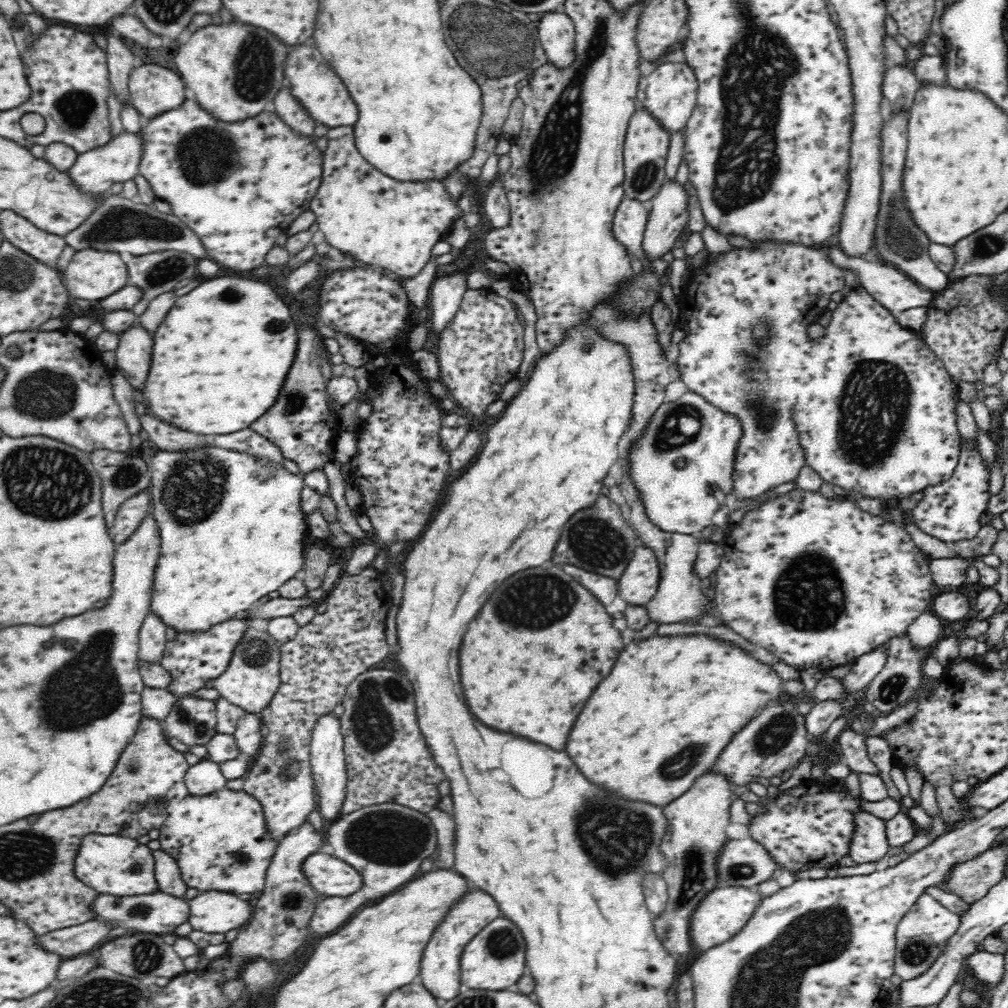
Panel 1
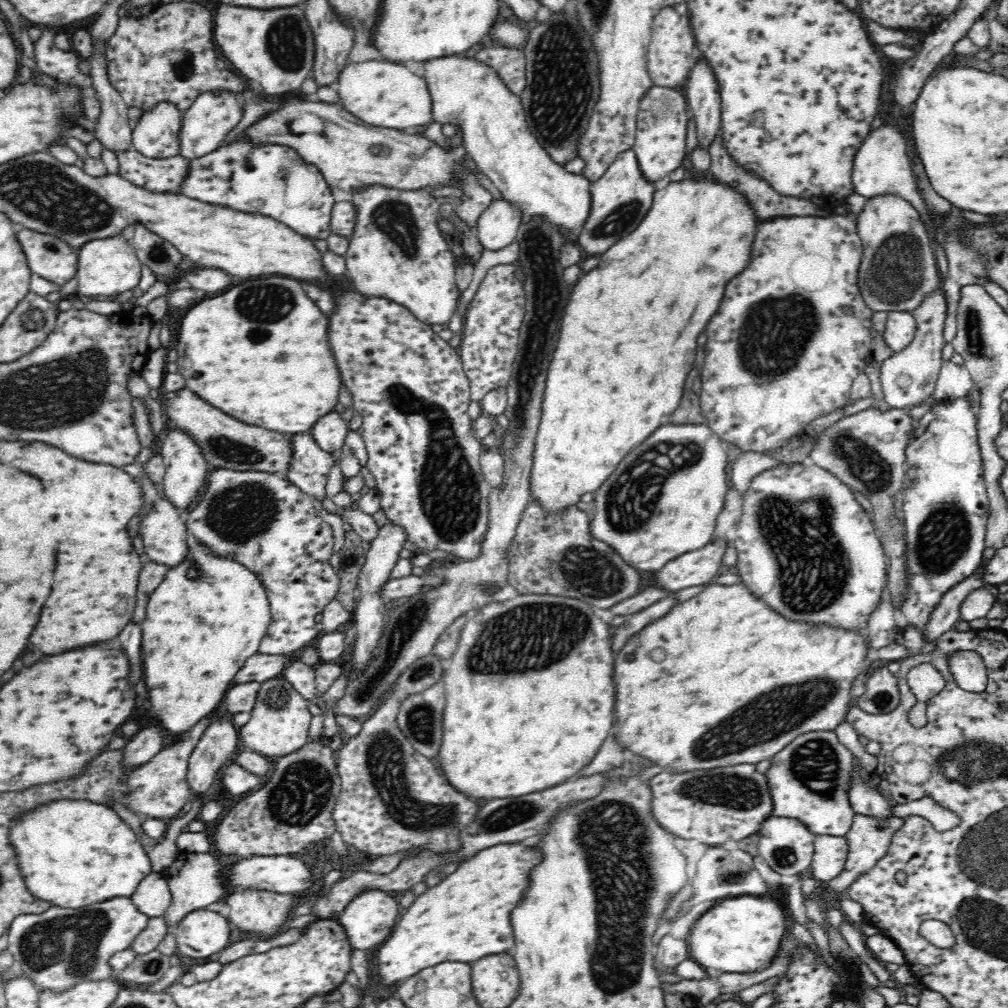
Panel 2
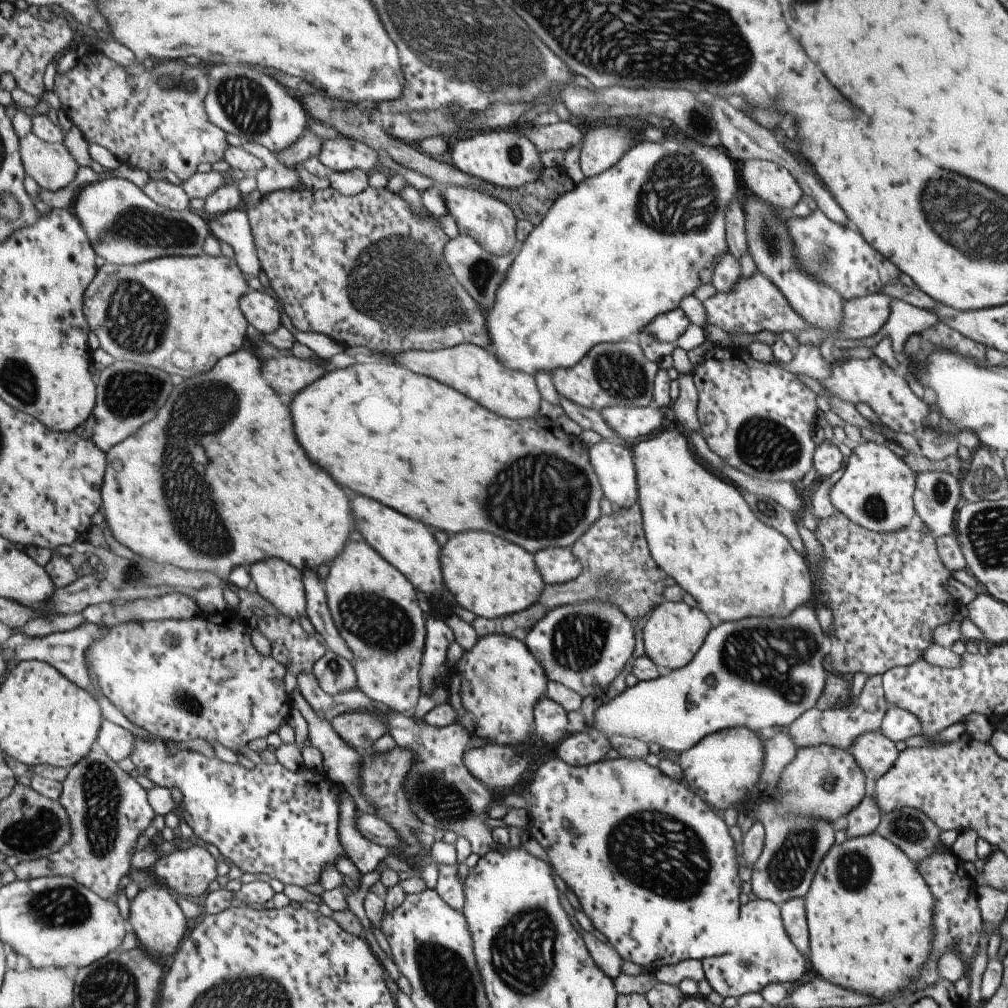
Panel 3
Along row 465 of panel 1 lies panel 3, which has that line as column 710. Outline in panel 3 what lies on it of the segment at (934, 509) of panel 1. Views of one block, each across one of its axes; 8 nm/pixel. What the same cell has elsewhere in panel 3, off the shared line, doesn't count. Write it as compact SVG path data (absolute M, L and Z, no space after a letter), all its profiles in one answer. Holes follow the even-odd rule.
M756 899L750 900L747 904L740 906L737 947L727 951L726 954L708 957L700 961L704 979L709 986L721 998L735 997L740 998L748 993L760 993L760 991L770 983L797 982L801 975L806 971L805 960L796 947L789 941L784 932L780 918L780 908L773 905L773 902Z

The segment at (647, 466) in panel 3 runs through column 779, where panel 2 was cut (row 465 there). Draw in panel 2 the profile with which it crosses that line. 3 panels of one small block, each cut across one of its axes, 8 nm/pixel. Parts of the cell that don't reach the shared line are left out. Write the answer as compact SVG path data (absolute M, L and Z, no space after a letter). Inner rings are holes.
M712 175L699 180L670 181L665 188L653 194L649 211L634 229L634 232L630 232L629 236L622 237L622 240L618 240L618 244L614 244L607 252L598 256L600 260L598 266L590 274L586 274L586 276L582 274L580 282L571 287L570 304L566 306L566 314L560 322L560 328L556 332L556 342L552 346L554 350L552 350L552 360L550 360L546 376L541 422L538 426L536 444L534 444L534 467L531 484L533 499L536 503L542 504L543 513L556 514L564 507L575 505L580 501L582 495L594 493L594 490L600 488L600 484L610 476L610 472L614 472L618 462L622 462L622 458L634 446L642 444L650 434L654 434L662 426L664 418L672 416L674 410L680 406L688 374L694 368L698 338L700 338L700 334L704 334L710 320L716 316L718 308L722 306L724 292L726 292L726 286L730 284L730 280L736 278L738 274L742 274L750 266L752 246L754 246L754 238L758 234L758 224L762 224L762 219L756 214L756 209L752 207L748 195L740 193L736 187L724 183L718 177Z

